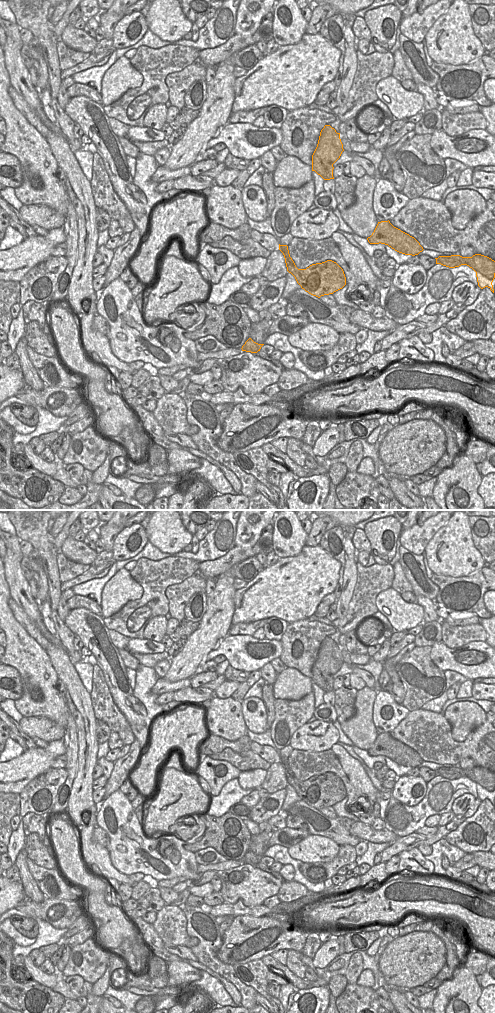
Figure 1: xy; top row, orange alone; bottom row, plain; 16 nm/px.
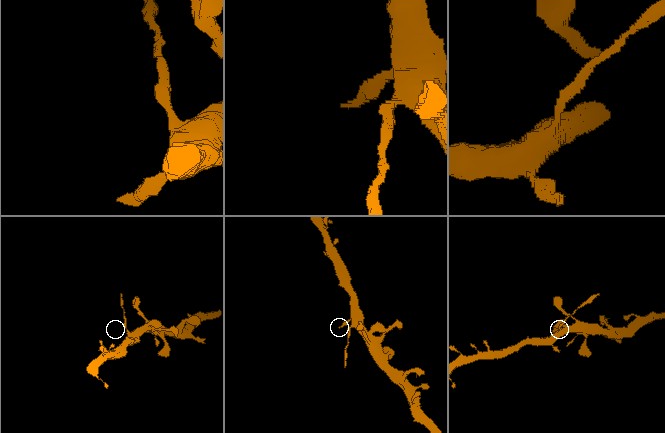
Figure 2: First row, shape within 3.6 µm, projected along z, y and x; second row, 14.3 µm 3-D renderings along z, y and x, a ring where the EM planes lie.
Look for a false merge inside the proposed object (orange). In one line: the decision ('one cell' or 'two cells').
two cells

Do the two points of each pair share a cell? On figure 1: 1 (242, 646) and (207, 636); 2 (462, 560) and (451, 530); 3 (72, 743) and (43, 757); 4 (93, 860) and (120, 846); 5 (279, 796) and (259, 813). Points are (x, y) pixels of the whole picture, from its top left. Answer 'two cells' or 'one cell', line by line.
1: two cells
2: one cell
3: two cells
4: two cells
5: one cell

